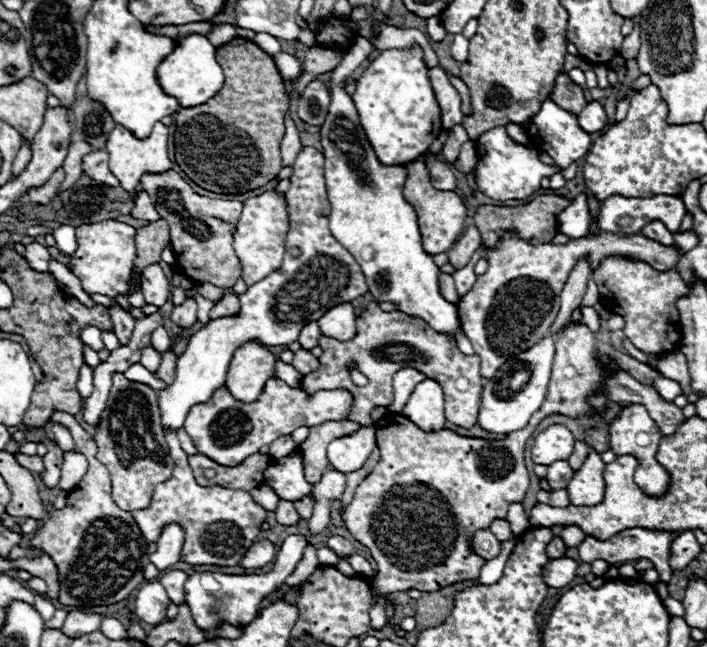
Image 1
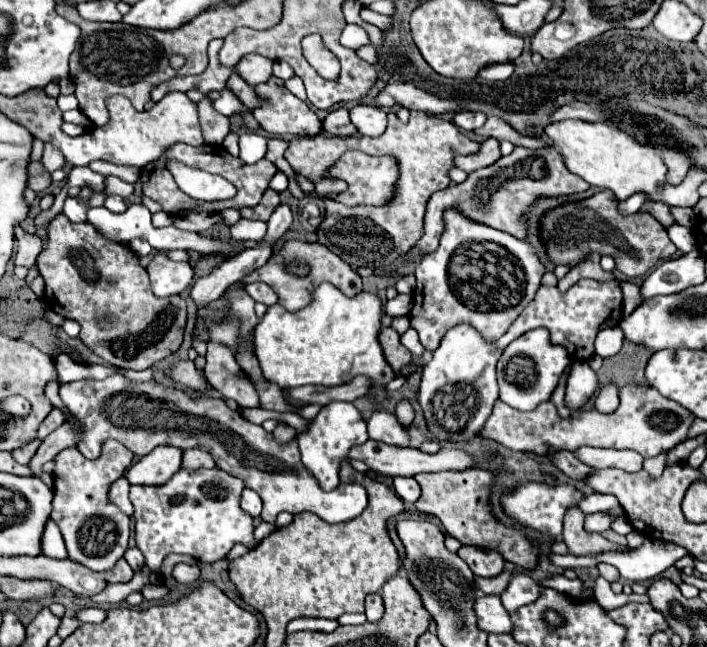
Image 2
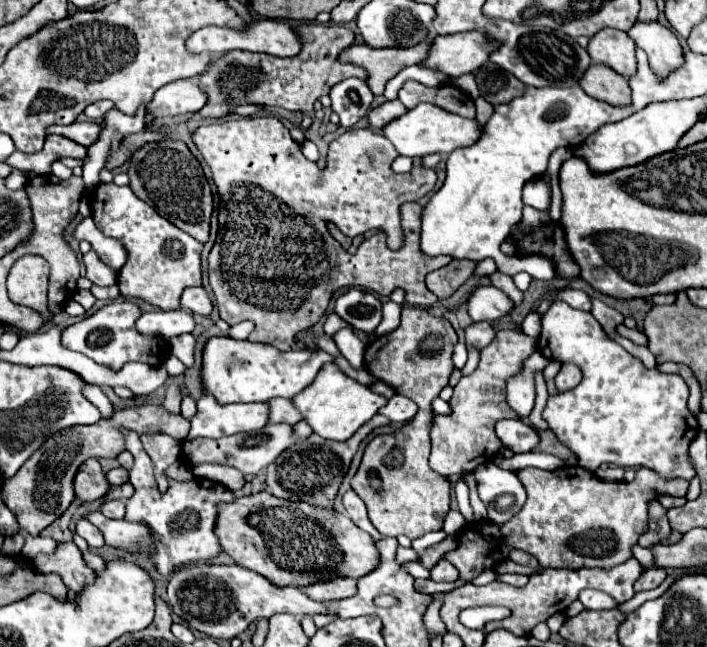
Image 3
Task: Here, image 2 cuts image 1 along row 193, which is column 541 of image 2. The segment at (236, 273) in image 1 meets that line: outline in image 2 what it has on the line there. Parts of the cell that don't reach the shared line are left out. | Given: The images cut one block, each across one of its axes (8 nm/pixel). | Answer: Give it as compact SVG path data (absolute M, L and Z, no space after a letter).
M544 146L538 150L530 148L514 148L510 156L502 156L494 166L486 166L482 170L476 170L474 174L468 174L468 178L460 184L450 184L446 190L436 192L428 206L426 206L426 220L424 220L424 236L418 240L416 248L420 254L428 254L438 246L440 234L444 230L442 212L450 206L458 206L468 218L488 224L496 230L508 232L516 238L526 238L526 228L520 220L520 216L528 210L528 206L538 196L560 196L560 194L572 194L586 190L588 184L568 172L568 168L562 162L560 152L554 146Z

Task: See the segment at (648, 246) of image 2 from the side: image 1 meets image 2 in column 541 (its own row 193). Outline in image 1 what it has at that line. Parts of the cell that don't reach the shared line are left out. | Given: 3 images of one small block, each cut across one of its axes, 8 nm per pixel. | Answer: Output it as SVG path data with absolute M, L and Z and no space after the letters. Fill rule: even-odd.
M234 38L230 44L218 48L218 64L222 64L224 84L218 96L210 98L202 106L180 108L176 114L176 164L188 174L192 182L198 186L218 192L218 194L240 194L258 186L264 186L268 180L276 178L282 168L280 158L280 142L284 136L284 112L290 110L290 98L284 90L284 80L266 52L262 52L252 40ZM214 118L214 120L212 120ZM212 122L218 124L218 132L214 132ZM224 144L224 146L222 146ZM222 152L222 158L220 158Z

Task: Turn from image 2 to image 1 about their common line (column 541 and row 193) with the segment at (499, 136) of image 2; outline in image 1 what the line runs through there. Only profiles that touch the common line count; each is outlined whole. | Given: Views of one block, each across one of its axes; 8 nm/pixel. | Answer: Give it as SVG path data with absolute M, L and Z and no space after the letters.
M140 192L134 200L134 208L132 208L132 218L138 218L138 220L146 220L146 222L152 222L152 220L158 220L158 212L148 196L148 192Z

